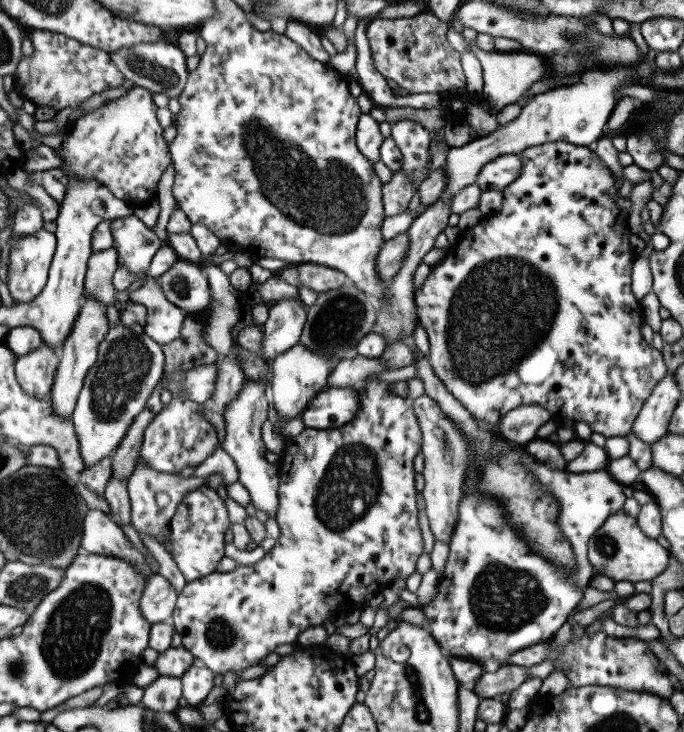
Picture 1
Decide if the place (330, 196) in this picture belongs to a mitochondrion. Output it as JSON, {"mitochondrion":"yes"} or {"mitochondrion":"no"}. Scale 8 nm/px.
{"mitochondrion":"yes"}

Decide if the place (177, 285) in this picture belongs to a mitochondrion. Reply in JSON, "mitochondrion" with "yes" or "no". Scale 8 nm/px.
{"mitochondrion":"yes"}

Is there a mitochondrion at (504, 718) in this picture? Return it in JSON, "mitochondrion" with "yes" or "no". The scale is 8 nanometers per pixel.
{"mitochondrion":"no"}

